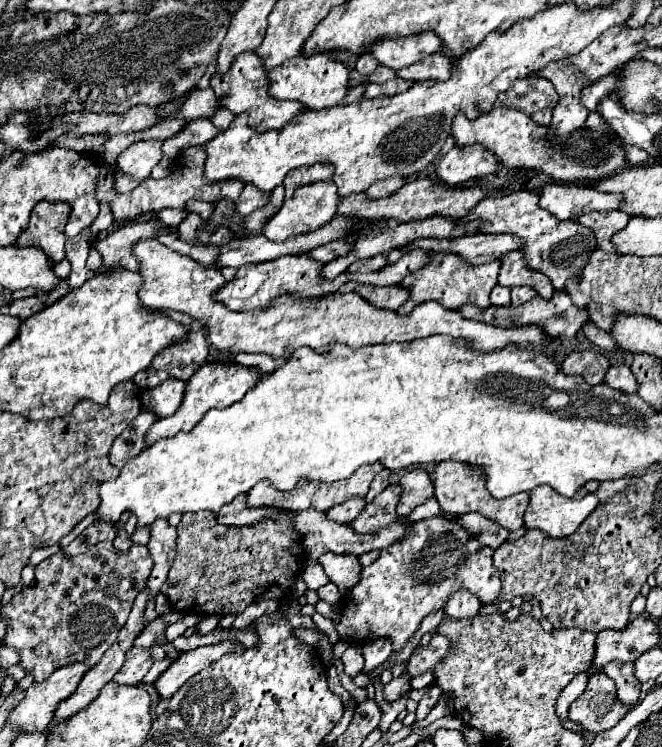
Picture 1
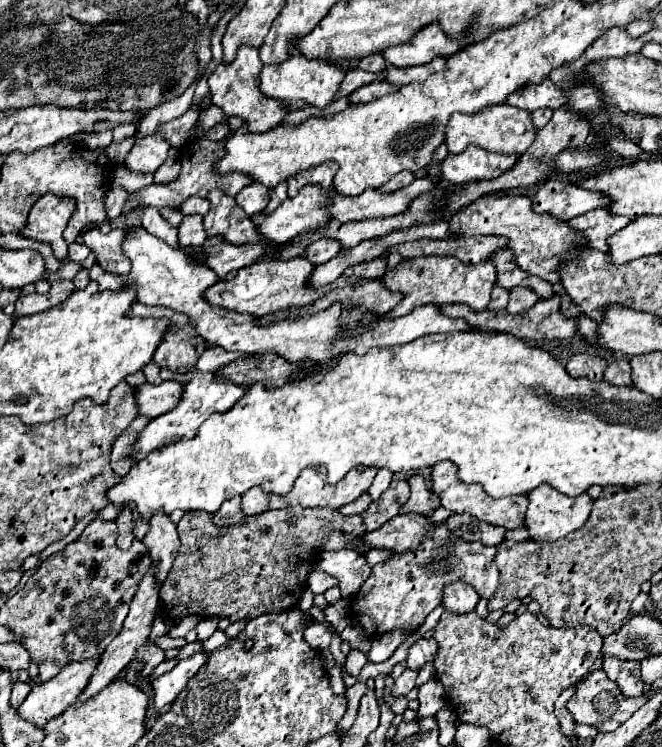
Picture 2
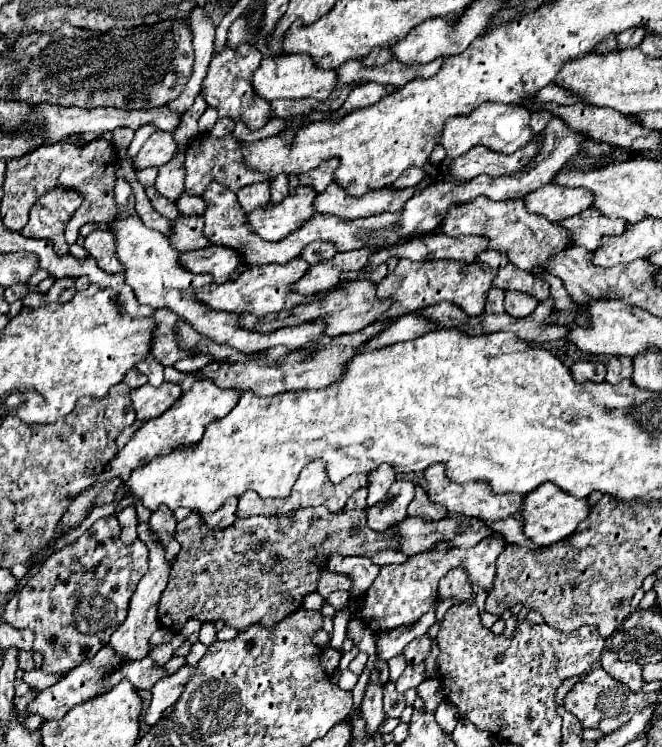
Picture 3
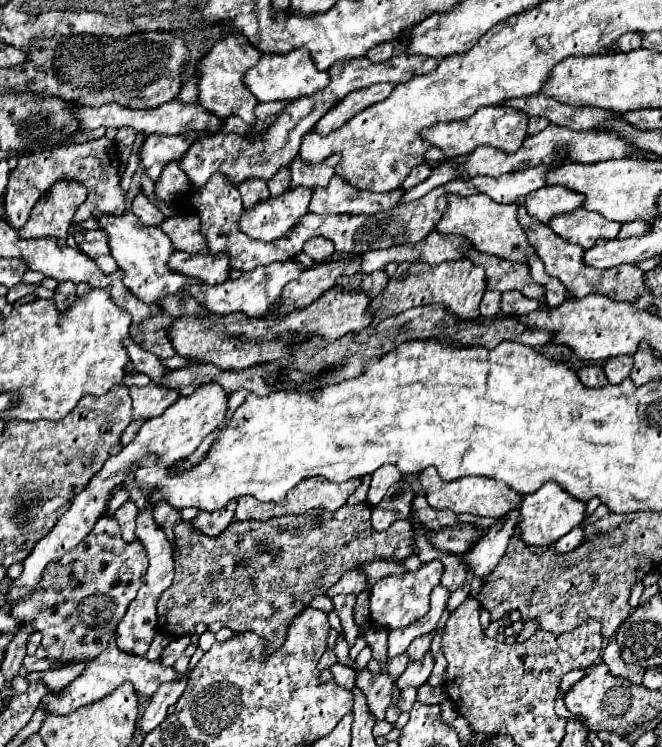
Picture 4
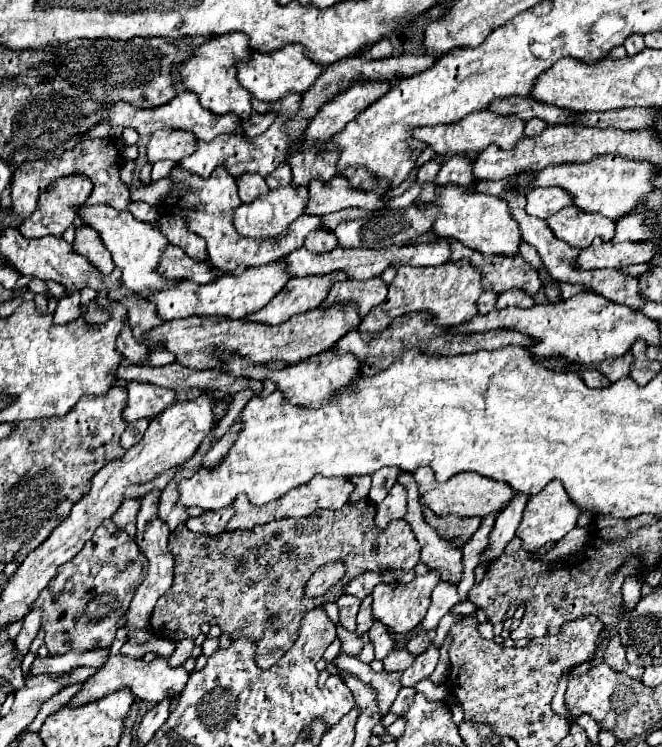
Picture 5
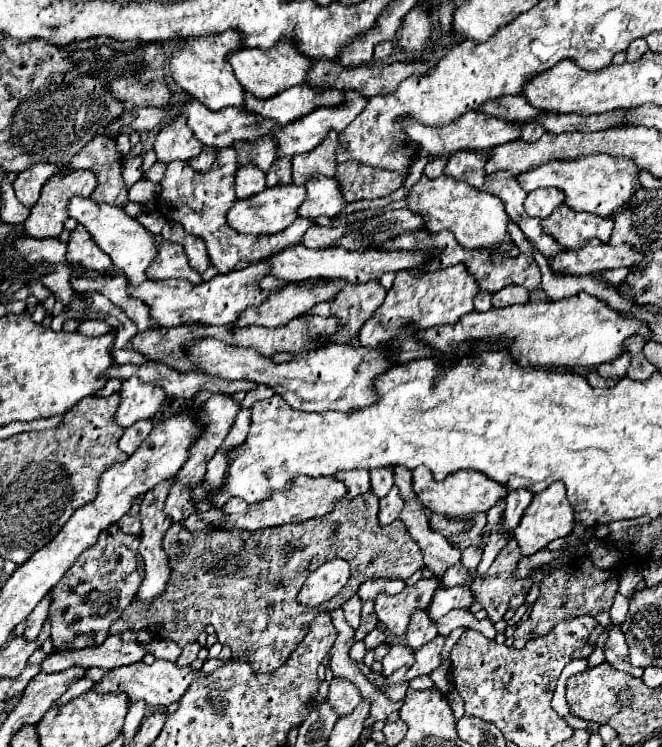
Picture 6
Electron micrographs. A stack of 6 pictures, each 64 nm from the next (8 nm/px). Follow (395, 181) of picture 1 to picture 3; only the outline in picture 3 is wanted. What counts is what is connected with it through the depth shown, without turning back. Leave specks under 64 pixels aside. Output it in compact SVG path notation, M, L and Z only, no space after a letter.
M408 168L408 172L402 172L402 176L396 180L396 184L392 184L392 188L408 188L408 186L416 186L420 184L420 180L424 178L424 170L422 168Z

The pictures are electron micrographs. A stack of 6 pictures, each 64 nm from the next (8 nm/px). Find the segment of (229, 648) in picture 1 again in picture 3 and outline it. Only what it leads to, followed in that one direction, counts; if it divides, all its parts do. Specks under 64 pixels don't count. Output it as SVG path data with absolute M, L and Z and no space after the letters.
M184 664L176 674L170 674L164 680L158 680L154 684L152 702L150 702L150 708L148 708L146 716L144 716L144 720L150 726L154 726L162 718L162 712L180 698L186 682L192 678L192 672L196 672L196 664L194 666Z

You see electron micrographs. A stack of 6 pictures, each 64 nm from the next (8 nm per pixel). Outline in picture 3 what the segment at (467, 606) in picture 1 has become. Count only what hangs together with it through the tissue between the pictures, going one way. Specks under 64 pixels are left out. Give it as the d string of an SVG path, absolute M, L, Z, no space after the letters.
M454 568L452 572L448 572L438 586L438 594L442 598L450 598L454 600L454 604L462 604L462 602L474 602L476 594L472 590L472 584L468 582L468 576L464 572L460 572L460 568Z

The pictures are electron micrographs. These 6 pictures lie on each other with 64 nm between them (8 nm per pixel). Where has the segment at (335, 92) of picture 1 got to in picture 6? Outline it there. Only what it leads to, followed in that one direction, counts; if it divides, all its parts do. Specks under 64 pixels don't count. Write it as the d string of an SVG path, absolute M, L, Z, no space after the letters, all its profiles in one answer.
M280 40L268 50L242 48L238 52L232 52L228 60L244 90L252 92L256 98L262 98L262 100L268 100L268 96L276 96L292 86L308 84L308 72L312 70L312 60L302 56L296 44L292 44L292 40Z

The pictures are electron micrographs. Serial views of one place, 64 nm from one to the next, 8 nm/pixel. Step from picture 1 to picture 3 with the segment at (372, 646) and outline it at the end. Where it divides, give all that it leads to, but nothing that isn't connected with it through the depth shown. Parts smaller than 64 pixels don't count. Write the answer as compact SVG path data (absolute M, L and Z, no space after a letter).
M432 608L432 612L426 612L414 626L404 626L404 628L394 628L392 632L384 632L376 638L376 658L378 660L390 660L398 654L402 654L402 650L406 648L408 642L412 642L418 636L424 636L428 632L428 628L434 624L434 612L436 608Z

